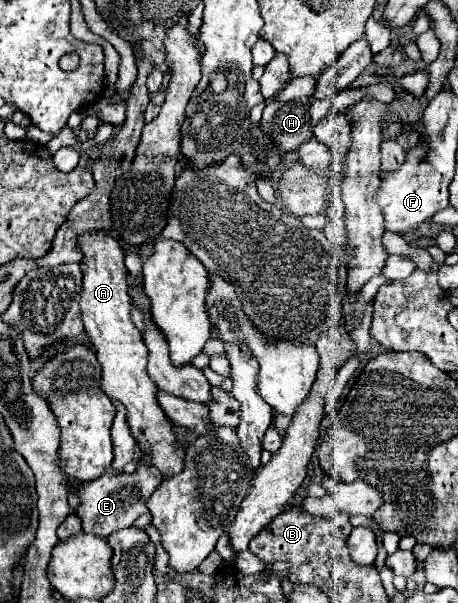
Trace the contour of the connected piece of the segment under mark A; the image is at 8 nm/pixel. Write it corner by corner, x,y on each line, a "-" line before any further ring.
84,231
78,235
78,249
82,253
80,269
82,269
82,299
80,299
80,313
82,313
82,323
84,331
88,335
88,341
92,343
98,361
102,365
102,391
122,403
126,407
126,423
130,427
132,437
136,439
140,451
144,455
150,455
146,459
148,465
156,467
166,479
170,475
178,475
184,469
184,455
186,455
186,445
178,443
178,437
172,431
172,421
166,419
164,411
160,409
156,401
156,385
146,373
146,361
148,361
148,351
142,339
142,333
132,325
130,321
130,295
128,295
128,269
124,267
124,251
120,249
118,241
110,237
106,231

